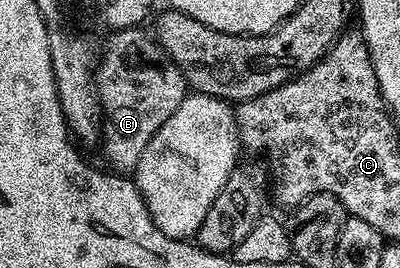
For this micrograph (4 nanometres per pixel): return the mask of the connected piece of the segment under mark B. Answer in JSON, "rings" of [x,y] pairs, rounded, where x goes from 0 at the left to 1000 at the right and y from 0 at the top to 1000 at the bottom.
{"rings":[[[345,97],[280,116],[238,261],[238,347],[248,358],[253,422],[253,556],[268,593],[265,623],[288,649],[335,646],[383,500],[423,455],[433,410],[443,410],[473,351],[453,257],[418,213],[395,146],[363,108]]]}

